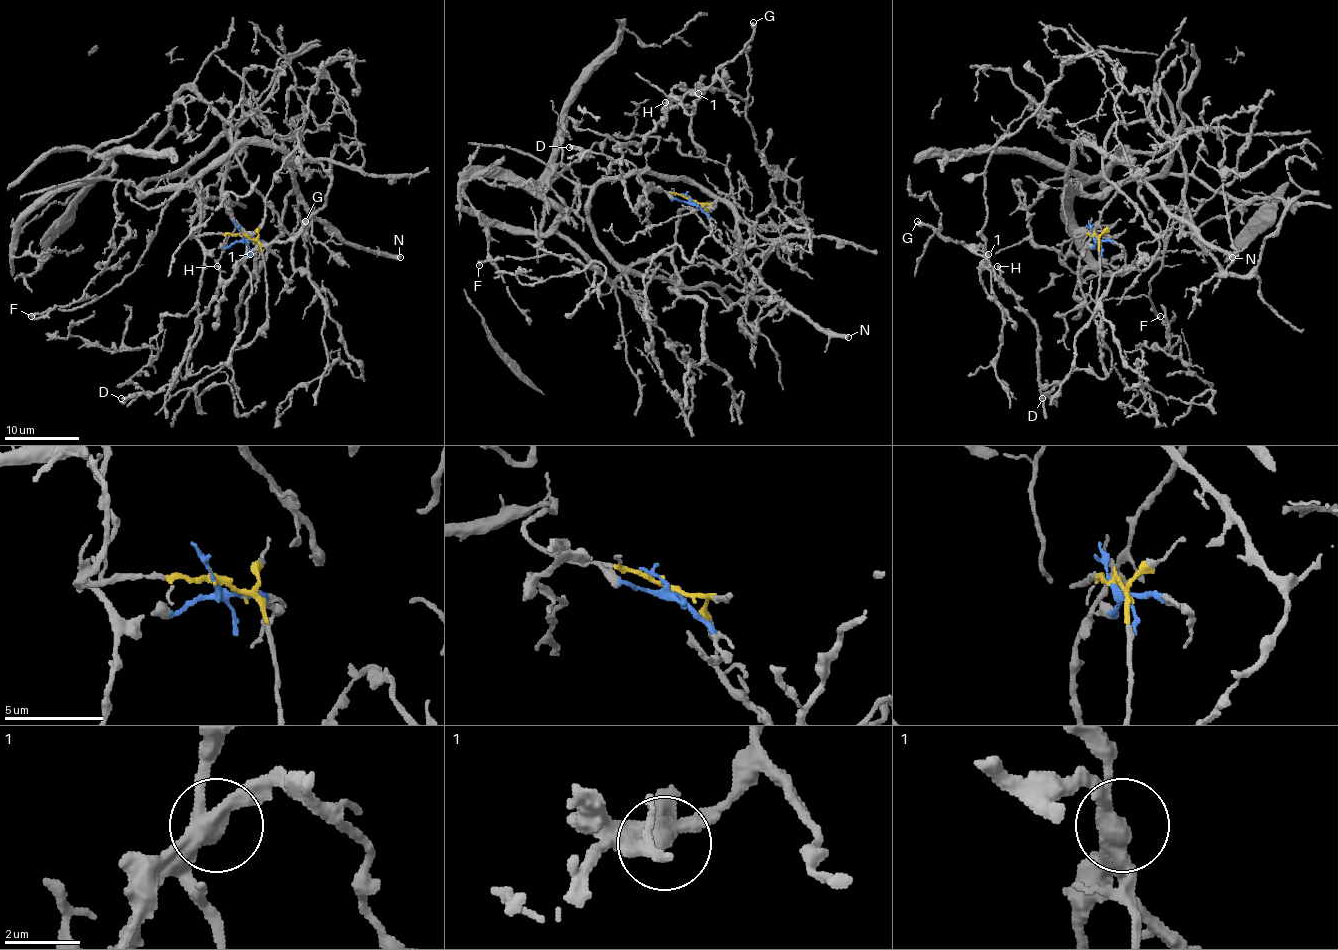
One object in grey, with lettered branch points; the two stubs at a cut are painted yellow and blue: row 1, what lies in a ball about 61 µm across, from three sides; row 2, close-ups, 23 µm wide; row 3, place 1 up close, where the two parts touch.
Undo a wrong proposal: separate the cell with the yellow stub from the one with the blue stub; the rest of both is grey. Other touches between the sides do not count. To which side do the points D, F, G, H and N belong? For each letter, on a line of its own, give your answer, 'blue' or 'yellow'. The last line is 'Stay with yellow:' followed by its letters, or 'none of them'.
D: blue
F: yellow
G: blue
H: blue
N: yellow
Stay with yellow: F, N

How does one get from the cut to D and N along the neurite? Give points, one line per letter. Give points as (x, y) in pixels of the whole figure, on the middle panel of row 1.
D: (692, 200), (679, 202), (651, 183), (645, 189), (649, 202), (634, 210), (619, 166), (602, 153), (568, 148)
N: (692, 200), (643, 187), (638, 178), (647, 168), (640, 170), (683, 176), (720, 198), (764, 281), (848, 337)

